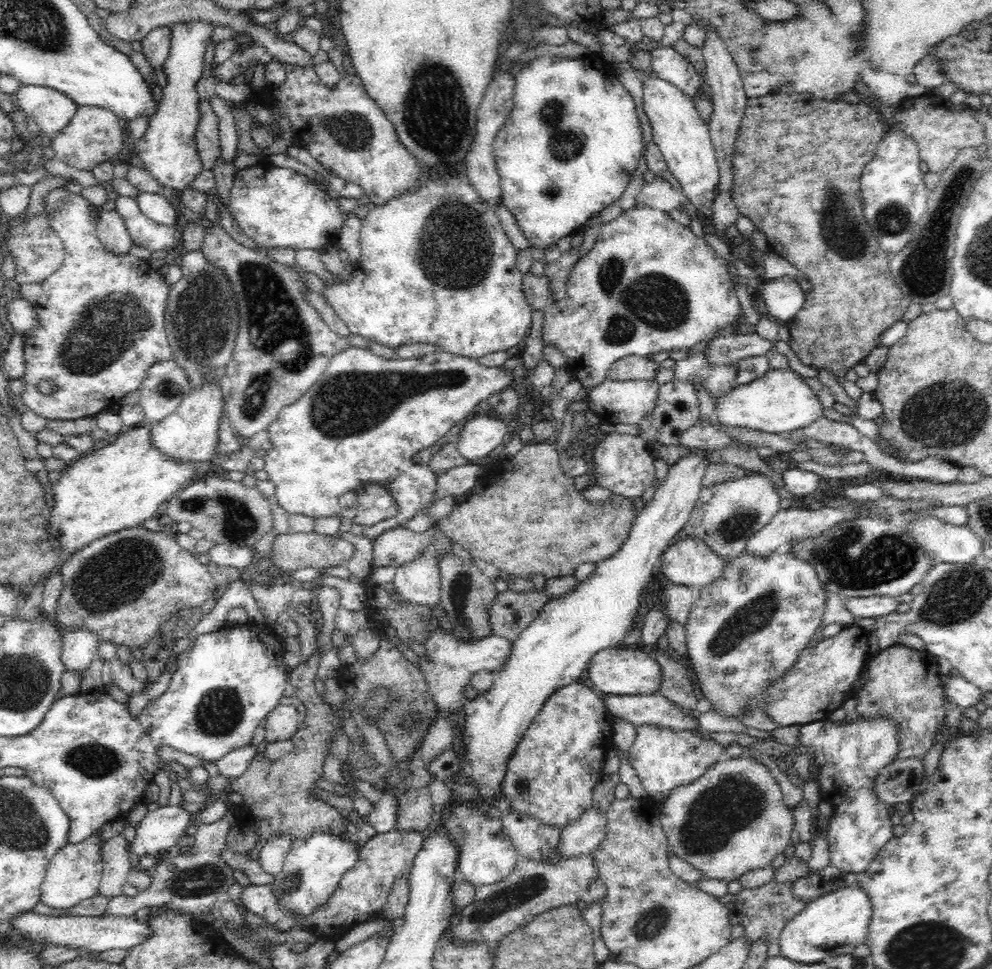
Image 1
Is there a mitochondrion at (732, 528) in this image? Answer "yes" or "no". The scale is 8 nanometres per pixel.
yes

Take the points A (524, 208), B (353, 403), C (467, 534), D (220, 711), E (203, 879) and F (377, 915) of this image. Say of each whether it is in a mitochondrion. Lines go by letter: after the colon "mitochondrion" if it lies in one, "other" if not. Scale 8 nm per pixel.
A: other
B: mitochondrion
C: other
D: mitochondrion
E: mitochondrion
F: other

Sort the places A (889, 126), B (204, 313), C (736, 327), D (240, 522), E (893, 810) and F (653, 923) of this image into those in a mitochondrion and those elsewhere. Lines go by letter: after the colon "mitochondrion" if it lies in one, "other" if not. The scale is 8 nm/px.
A: other
B: mitochondrion
C: other
D: mitochondrion
E: other
F: mitochondrion

